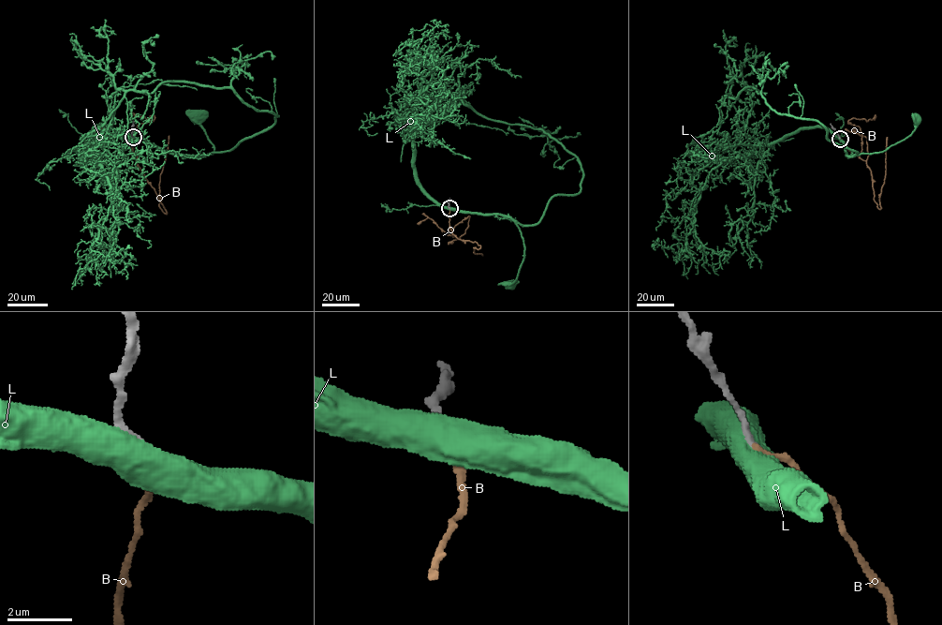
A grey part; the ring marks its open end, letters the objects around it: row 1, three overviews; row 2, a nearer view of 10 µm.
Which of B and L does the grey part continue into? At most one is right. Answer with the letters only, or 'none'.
B

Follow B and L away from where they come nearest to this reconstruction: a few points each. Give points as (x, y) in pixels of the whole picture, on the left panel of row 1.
B: (133, 137), (133, 156), (166, 214), (159, 205), (159, 182), (169, 135)
L: (132, 136), (169, 152), (203, 156), (213, 153), (214, 146), (200, 126), (203, 116), (200, 116)

